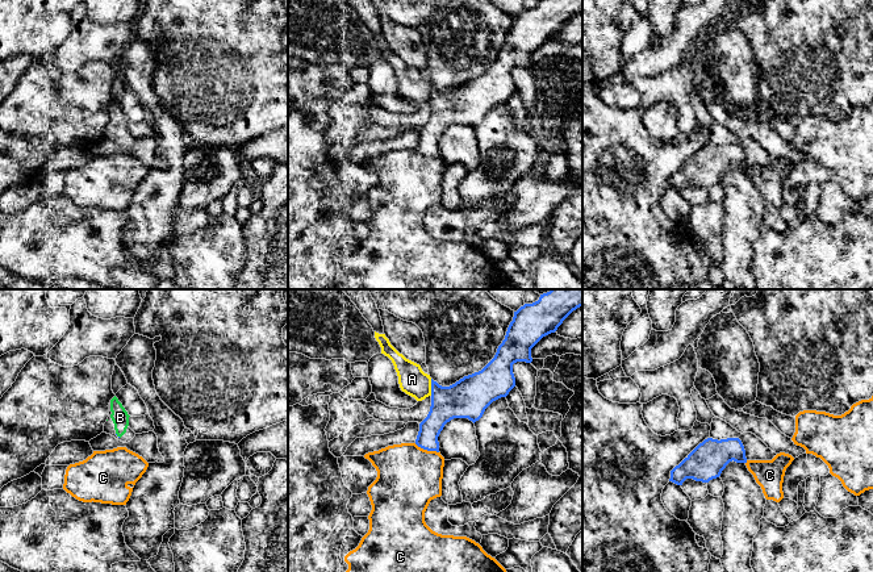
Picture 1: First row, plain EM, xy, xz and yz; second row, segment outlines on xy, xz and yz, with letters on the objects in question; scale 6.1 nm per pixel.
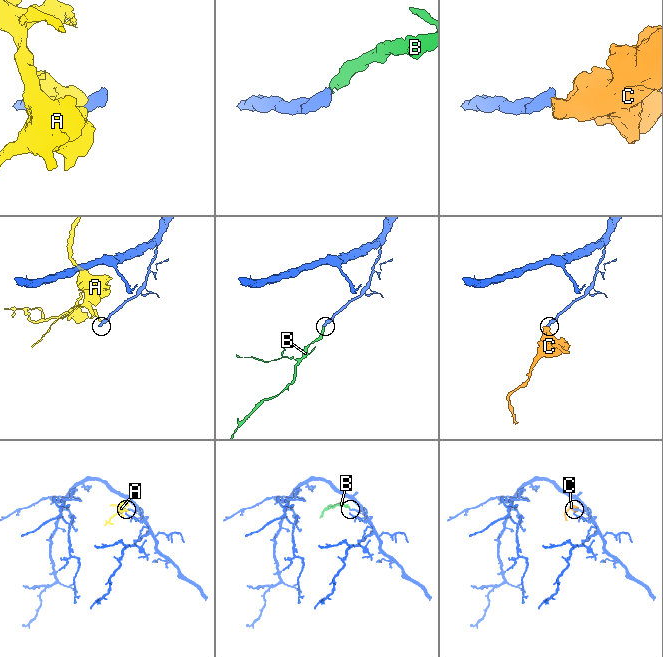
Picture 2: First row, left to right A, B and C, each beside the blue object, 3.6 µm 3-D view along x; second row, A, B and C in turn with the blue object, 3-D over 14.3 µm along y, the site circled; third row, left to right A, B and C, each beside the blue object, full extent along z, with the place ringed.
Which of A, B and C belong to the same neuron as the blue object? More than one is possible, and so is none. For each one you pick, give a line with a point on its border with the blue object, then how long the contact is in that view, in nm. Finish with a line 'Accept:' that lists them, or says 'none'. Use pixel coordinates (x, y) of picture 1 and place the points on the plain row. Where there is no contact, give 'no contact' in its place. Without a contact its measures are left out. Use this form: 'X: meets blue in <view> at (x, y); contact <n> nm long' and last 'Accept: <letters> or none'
B: no contact
Accept: B

